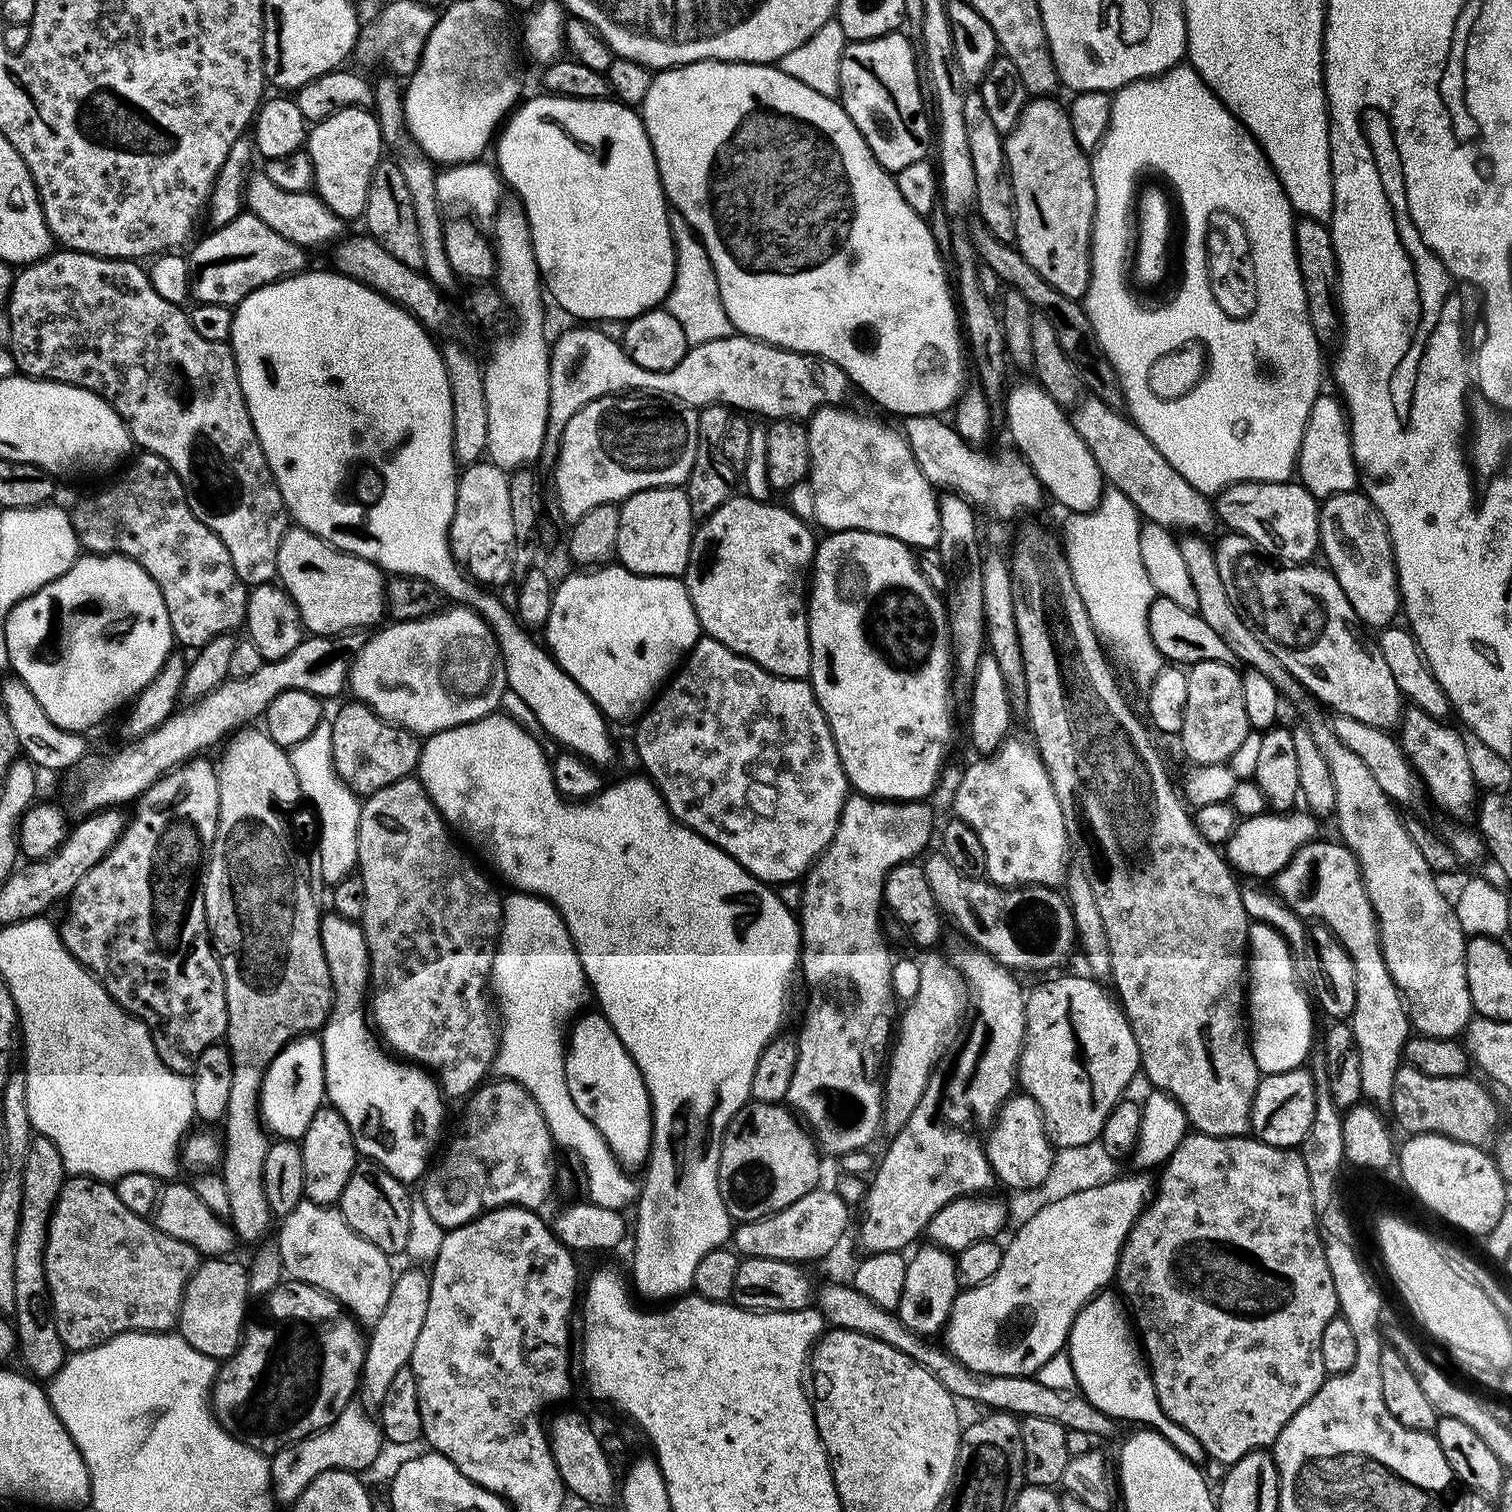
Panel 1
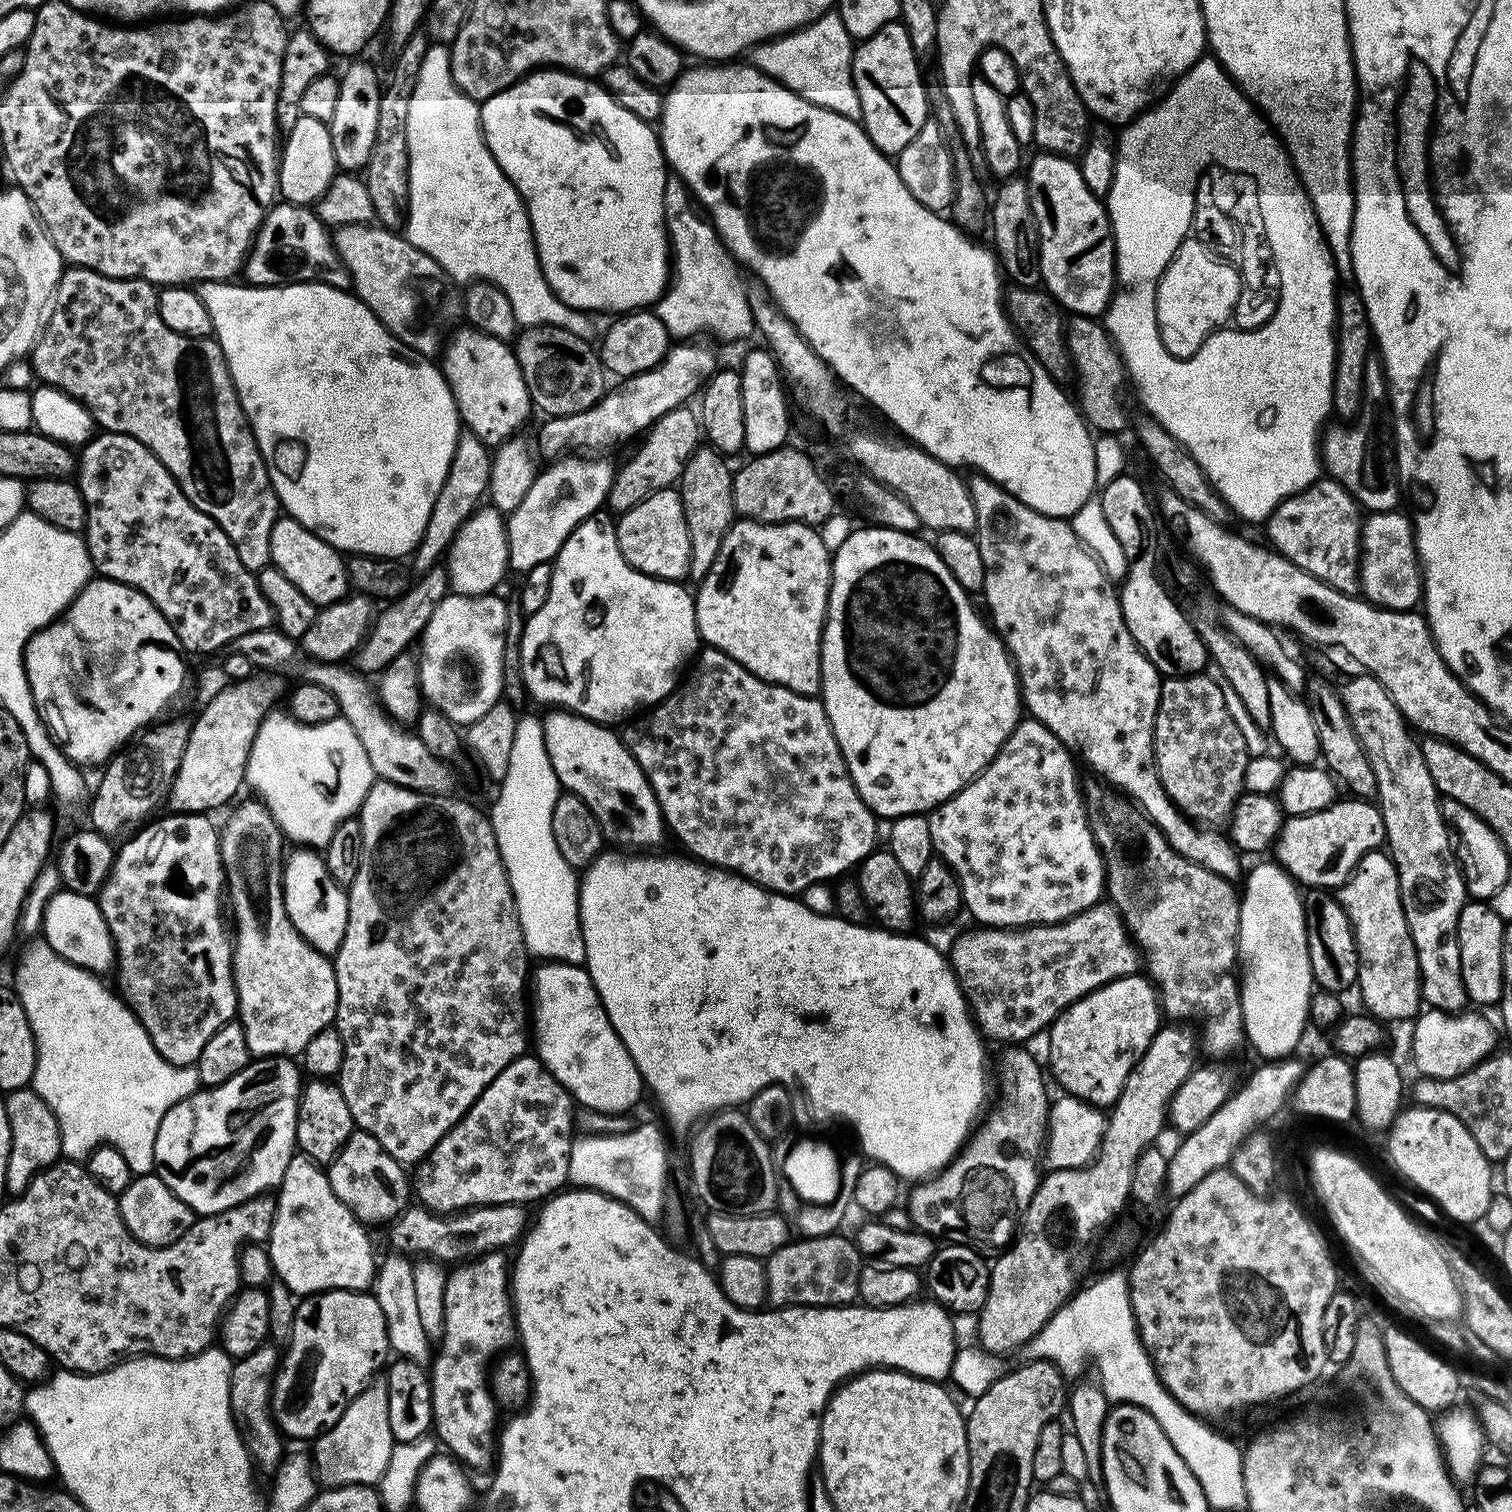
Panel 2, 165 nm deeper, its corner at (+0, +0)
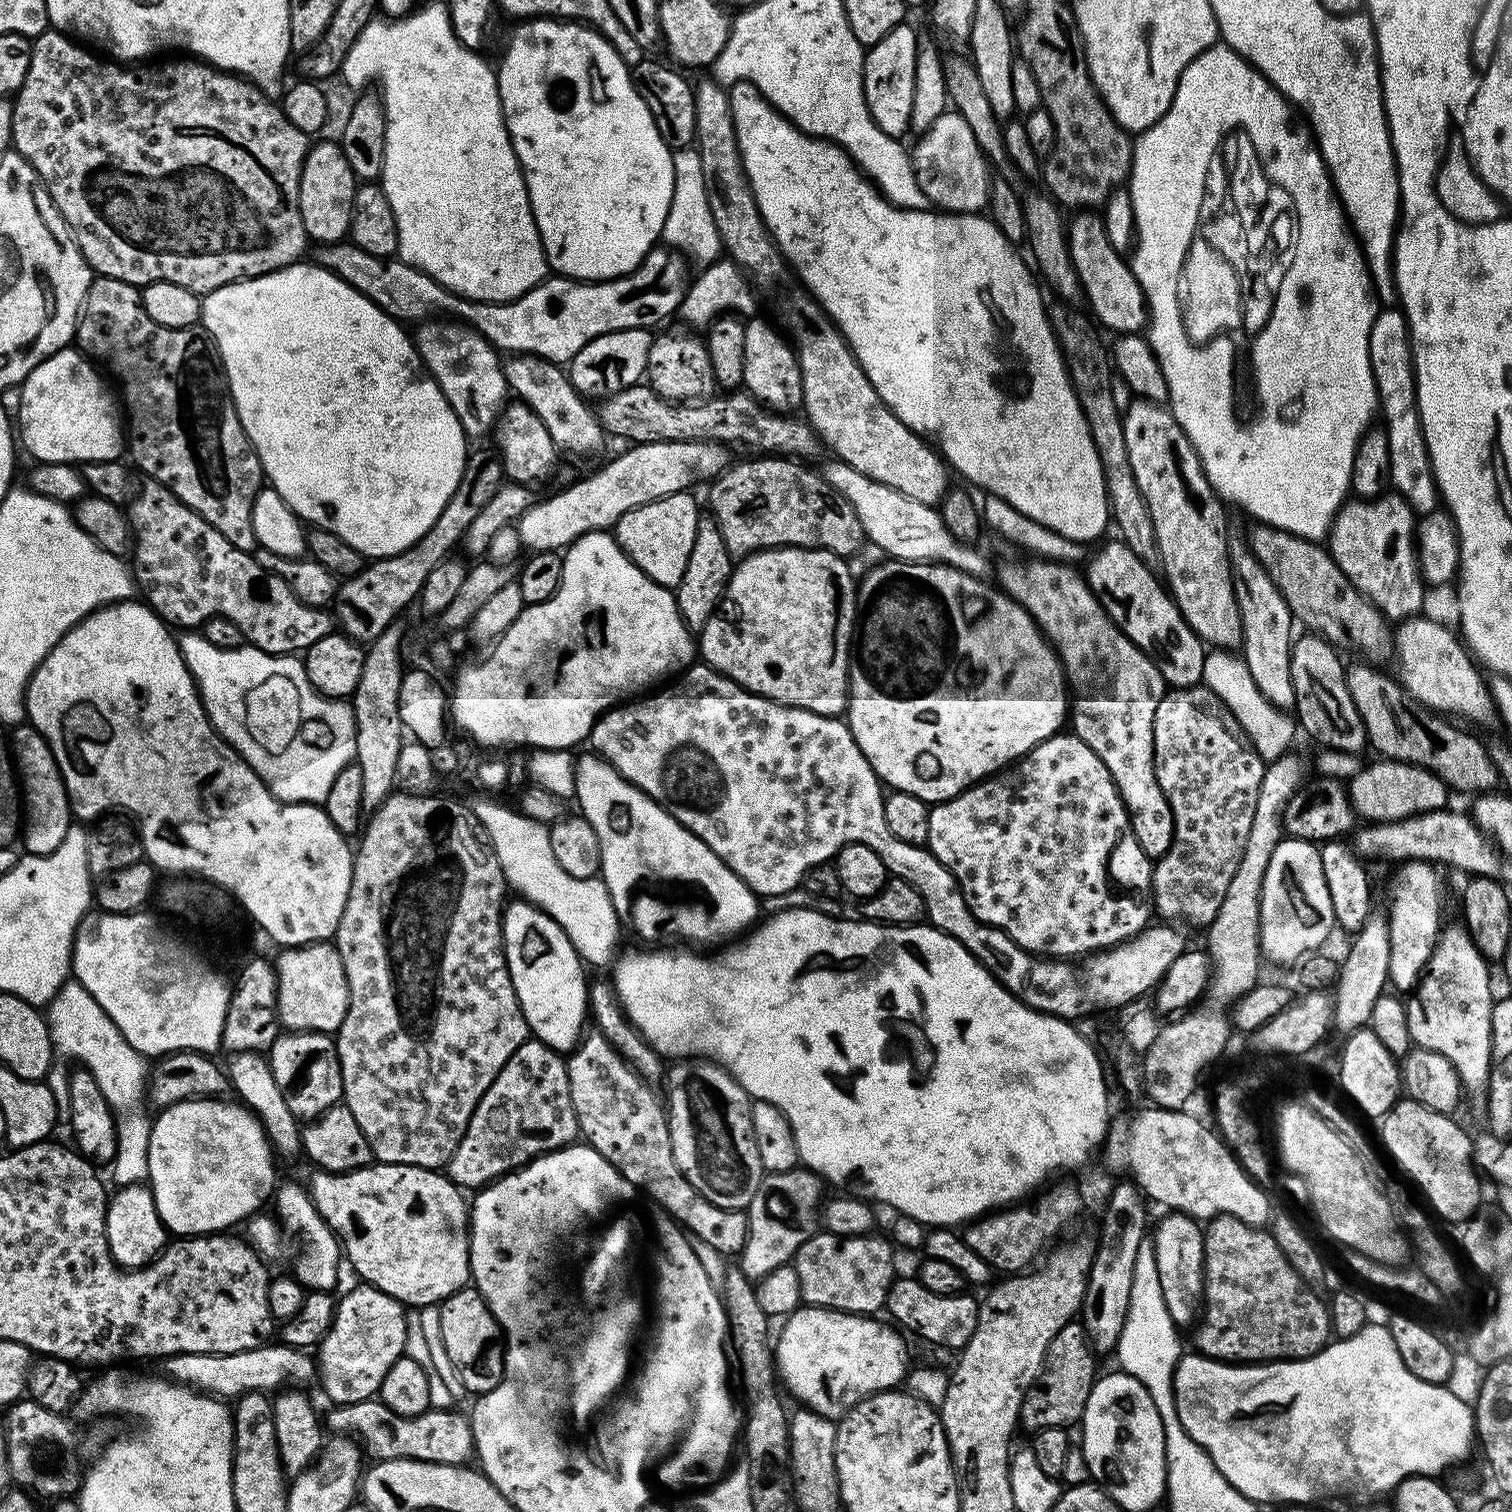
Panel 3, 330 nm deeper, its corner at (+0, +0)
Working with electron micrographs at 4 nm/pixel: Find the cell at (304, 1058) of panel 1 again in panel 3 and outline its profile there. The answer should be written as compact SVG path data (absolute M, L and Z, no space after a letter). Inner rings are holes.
M197 1098L195 1100L183 1100L182 1103L172 1104L170 1107L163 1109L157 1116L159 1116L156 1120L153 1119L151 1123L151 1134L150 1134L150 1142L147 1146L147 1170L148 1170L148 1185L149 1188L153 1191L153 1196L155 1198L155 1205L158 1206L159 1216L162 1218L164 1222L165 1228L167 1228L173 1235L176 1236L189 1236L189 1235L209 1235L217 1232L222 1232L231 1228L228 1228L234 1225L236 1222L243 1223L246 1219L254 1216L256 1213L259 1213L263 1208L261 1208L264 1202L268 1199L271 1199L273 1192L276 1188L276 1170L274 1168L274 1150L271 1144L271 1141L268 1139L264 1132L264 1127L262 1127L260 1120L257 1119L256 1115L252 1110L241 1103L235 1102L236 1104L230 1103L230 1100L221 1100L218 1098Z

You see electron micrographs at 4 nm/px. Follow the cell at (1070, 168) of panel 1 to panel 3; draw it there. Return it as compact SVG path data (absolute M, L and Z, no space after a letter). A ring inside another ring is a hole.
M1084 216L1073 222L1072 229L1067 229L1066 239L1070 267L1076 272L1083 299L1088 299L1092 307L1091 315L1097 321L1100 319L1106 327L1113 328L1116 334L1139 333L1146 324L1144 291L1140 289L1129 261L1125 257L1123 260L1117 248L1110 246L1103 223L1096 221L1095 224L1090 217Z

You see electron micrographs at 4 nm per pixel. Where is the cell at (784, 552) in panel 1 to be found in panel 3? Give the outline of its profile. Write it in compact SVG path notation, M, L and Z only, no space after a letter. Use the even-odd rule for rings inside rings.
M765 548L743 557L737 563L740 565L731 569L728 587L724 590L718 610L699 629L698 652L704 655L701 656L703 663L730 677L755 696L765 696L779 704L810 710L814 714L843 717L848 707L848 657L854 640L854 625L858 620L858 588L855 583L852 585L852 572L848 569L848 563L845 557L829 552L827 548Z

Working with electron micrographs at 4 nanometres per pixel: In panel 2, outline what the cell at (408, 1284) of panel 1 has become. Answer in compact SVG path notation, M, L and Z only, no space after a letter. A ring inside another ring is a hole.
M376 1378L367 1384L358 1394L358 1398L354 1398L354 1402L346 1406L336 1425L315 1437L315 1444L314 1475L321 1485L329 1488L343 1488L345 1484L379 1485L387 1463L390 1462L394 1445L390 1434L387 1379Z

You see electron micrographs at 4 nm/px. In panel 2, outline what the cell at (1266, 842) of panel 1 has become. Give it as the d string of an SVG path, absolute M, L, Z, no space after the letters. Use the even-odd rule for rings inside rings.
M1359 798L1337 799L1326 810L1318 810L1314 814L1305 816L1288 816L1284 825L1280 828L1274 845L1275 859L1281 868L1295 880L1297 885L1305 889L1327 888L1338 890L1348 881L1352 871L1358 866L1358 862L1367 852L1375 852L1385 843L1384 819L1379 807L1375 803Z

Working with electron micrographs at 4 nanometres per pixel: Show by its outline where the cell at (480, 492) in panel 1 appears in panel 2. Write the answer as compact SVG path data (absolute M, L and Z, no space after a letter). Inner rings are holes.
M486 504L476 509L459 528L446 554L449 589L455 596L484 596L493 593L508 574L508 531L503 513Z

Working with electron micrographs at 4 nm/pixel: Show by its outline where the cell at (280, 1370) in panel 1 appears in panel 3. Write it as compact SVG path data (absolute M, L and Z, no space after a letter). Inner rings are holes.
M363 1282L357 1283L357 1288L352 1288L344 1297L339 1297L336 1300L336 1312L332 1315L332 1325L328 1327L328 1333L320 1339L318 1345L318 1381L324 1387L324 1392L333 1401L333 1405L339 1406L342 1404L357 1404L363 1400L371 1400L377 1395L382 1386L382 1378L386 1378L386 1370L390 1370L390 1366L394 1366L394 1362L399 1356L404 1355L404 1343L406 1342L407 1336L407 1318L405 1305L401 1304L400 1301L395 1300L390 1294L380 1292L377 1288L373 1288L371 1284Z

